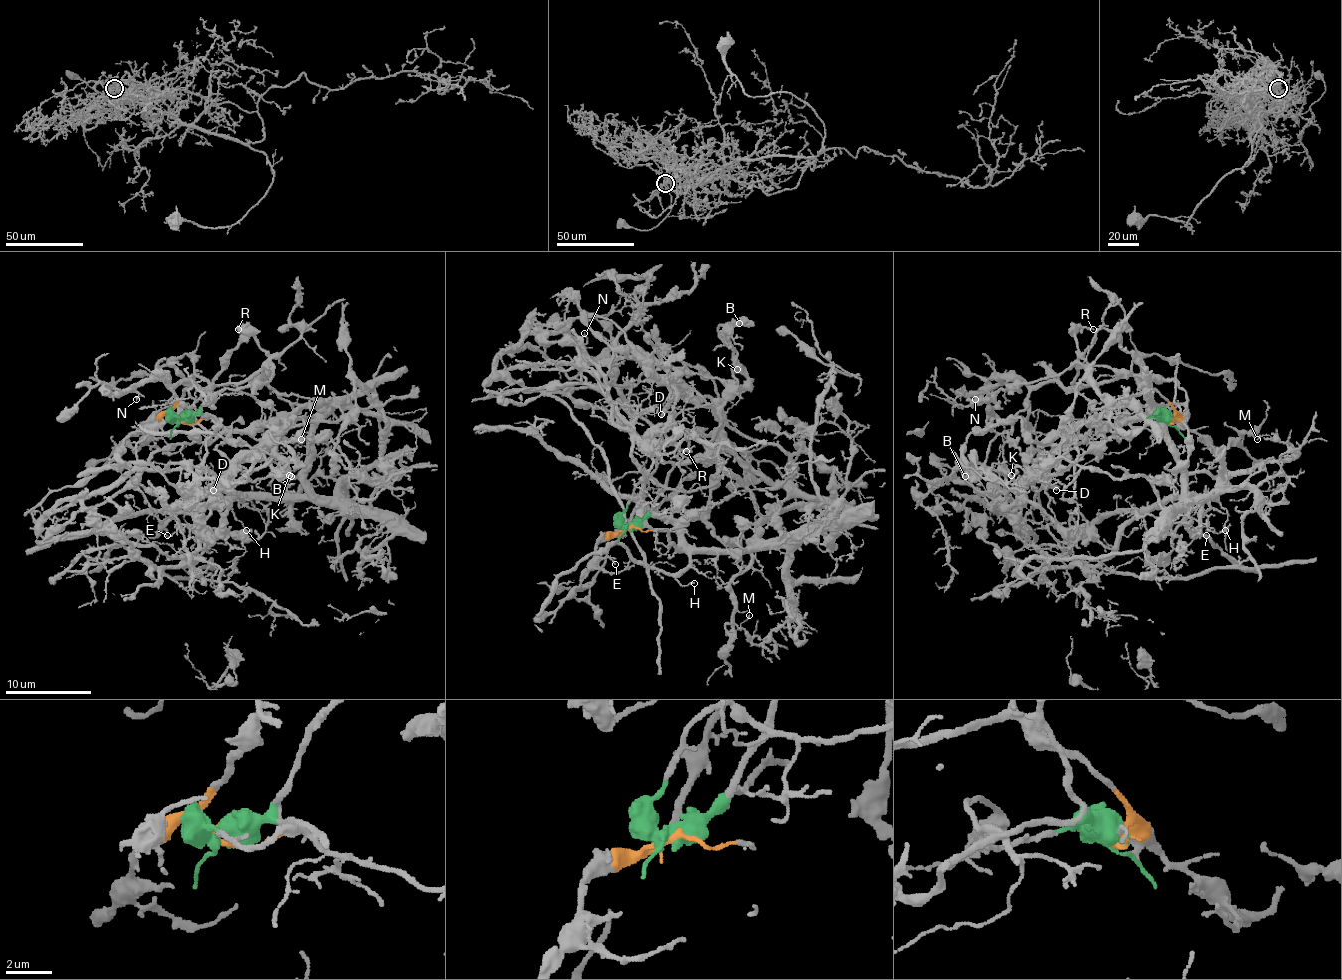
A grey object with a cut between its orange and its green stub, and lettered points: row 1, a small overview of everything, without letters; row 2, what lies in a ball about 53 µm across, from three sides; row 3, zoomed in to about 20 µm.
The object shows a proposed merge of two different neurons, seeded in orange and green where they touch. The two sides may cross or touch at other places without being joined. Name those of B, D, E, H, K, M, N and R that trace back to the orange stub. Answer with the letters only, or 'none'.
N, R

